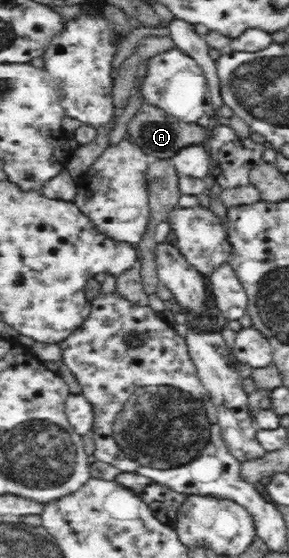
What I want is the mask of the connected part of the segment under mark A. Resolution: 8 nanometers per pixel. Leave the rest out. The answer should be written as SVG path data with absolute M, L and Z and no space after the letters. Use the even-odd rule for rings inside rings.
M141 103L138 112L127 123L127 137L138 145L148 156L154 159L169 160L181 149L191 145L202 145L206 141L205 129L197 123L177 121L176 117L167 115L158 107Z

